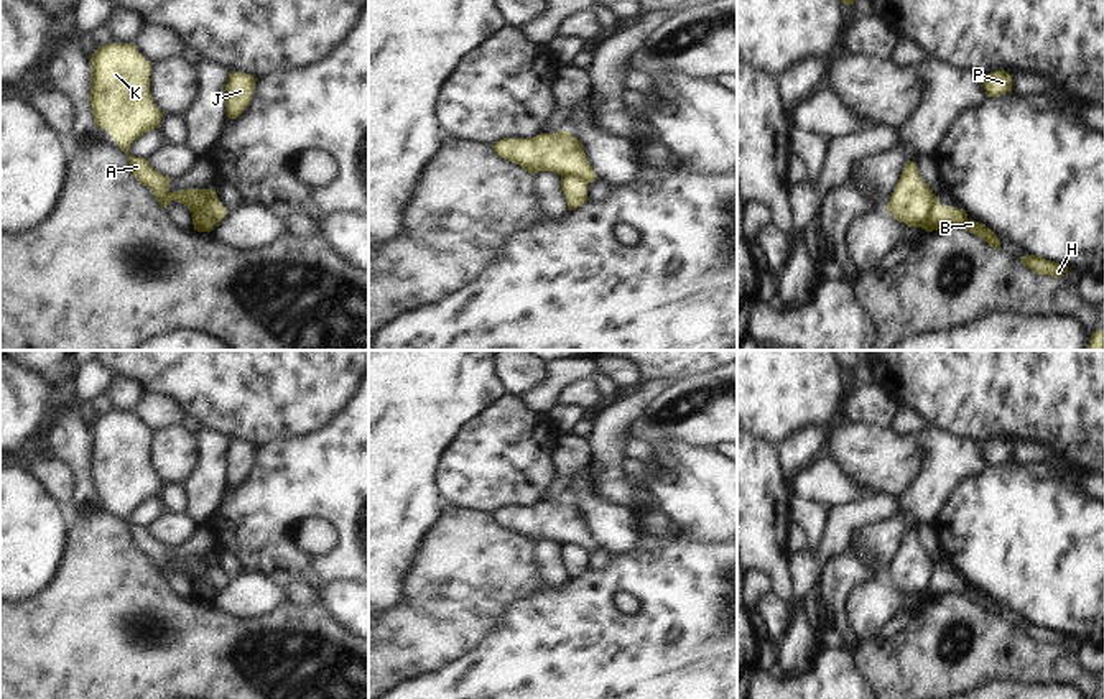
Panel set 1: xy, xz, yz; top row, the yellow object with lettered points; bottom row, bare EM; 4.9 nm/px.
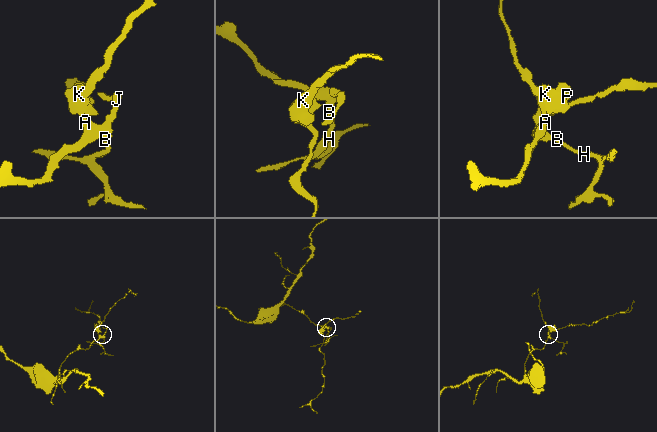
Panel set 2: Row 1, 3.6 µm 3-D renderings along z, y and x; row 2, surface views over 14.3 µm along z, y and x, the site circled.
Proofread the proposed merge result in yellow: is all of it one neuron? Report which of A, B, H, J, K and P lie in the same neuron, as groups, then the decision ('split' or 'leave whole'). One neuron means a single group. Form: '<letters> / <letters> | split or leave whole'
A J K P / B H | split

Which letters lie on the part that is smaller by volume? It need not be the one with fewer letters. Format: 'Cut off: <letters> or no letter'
Cut off: B, H.

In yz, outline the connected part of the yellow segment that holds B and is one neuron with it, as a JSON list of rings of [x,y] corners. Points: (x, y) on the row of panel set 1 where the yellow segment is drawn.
[[[939,204],[930,212],[925,230],[933,232],[946,225],[966,227],[971,234],[977,235],[979,238],[987,242],[990,247],[1000,248],[1000,240],[995,237],[995,234],[989,227],[976,220],[969,220],[964,209]]]

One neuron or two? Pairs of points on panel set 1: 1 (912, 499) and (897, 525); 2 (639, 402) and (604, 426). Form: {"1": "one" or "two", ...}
{"1": "two", "2": "one"}

